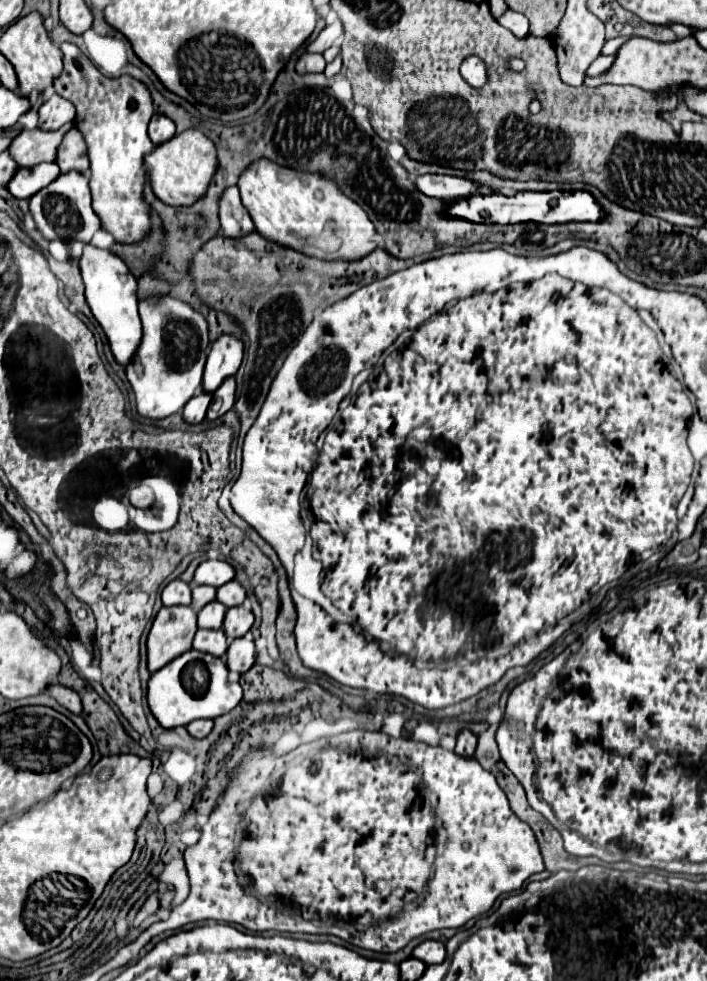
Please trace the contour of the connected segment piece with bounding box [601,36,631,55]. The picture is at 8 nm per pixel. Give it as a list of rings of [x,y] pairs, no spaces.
[[[618,36],[614,39],[607,41],[601,50],[601,54],[612,55],[616,53],[616,51],[630,38],[630,36]]]

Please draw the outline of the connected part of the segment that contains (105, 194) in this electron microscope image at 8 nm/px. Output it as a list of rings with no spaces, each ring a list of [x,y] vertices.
[[[71,42],[61,44],[61,52],[63,72],[53,80],[53,86],[61,98],[73,102],[77,108],[75,128],[85,138],[91,162],[93,210],[117,242],[137,242],[149,230],[149,206],[141,194],[145,176],[139,176],[139,172],[143,168],[143,156],[153,150],[153,142],[147,136],[147,124],[153,116],[151,92],[147,84],[129,74],[119,78],[103,76]]]

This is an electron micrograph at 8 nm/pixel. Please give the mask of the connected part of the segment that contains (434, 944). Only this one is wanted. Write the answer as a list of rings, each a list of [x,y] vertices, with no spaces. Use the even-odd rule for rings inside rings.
[[[425,940],[413,950],[413,956],[425,964],[439,964],[445,960],[445,946],[439,940]]]

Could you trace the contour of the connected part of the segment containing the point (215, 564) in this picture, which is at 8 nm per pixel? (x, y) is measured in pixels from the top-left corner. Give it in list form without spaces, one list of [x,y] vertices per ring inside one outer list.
[[[205,560],[197,566],[197,570],[193,574],[193,582],[219,588],[221,584],[233,580],[233,576],[235,576],[235,572],[233,572],[233,566],[229,562],[225,562],[225,560]]]

